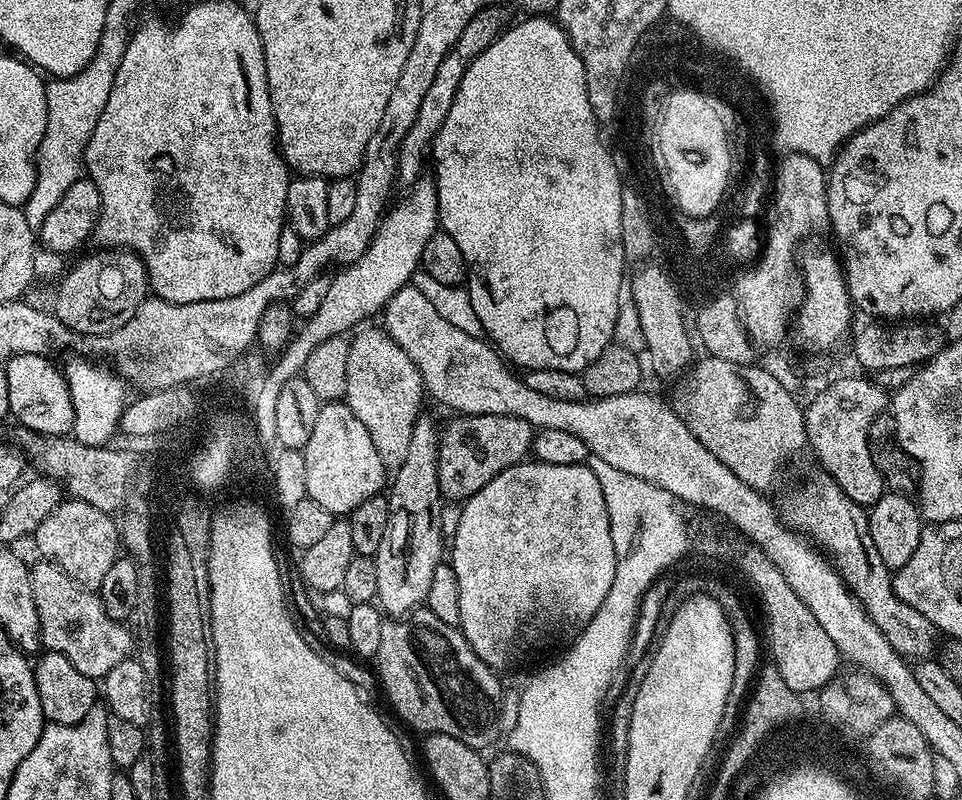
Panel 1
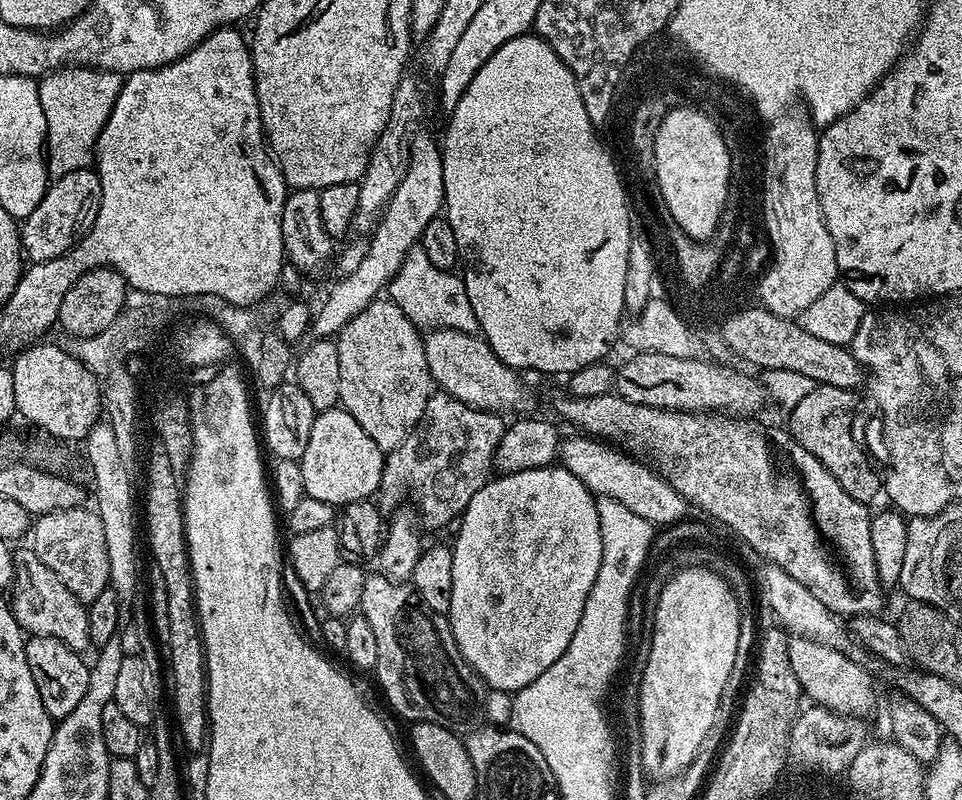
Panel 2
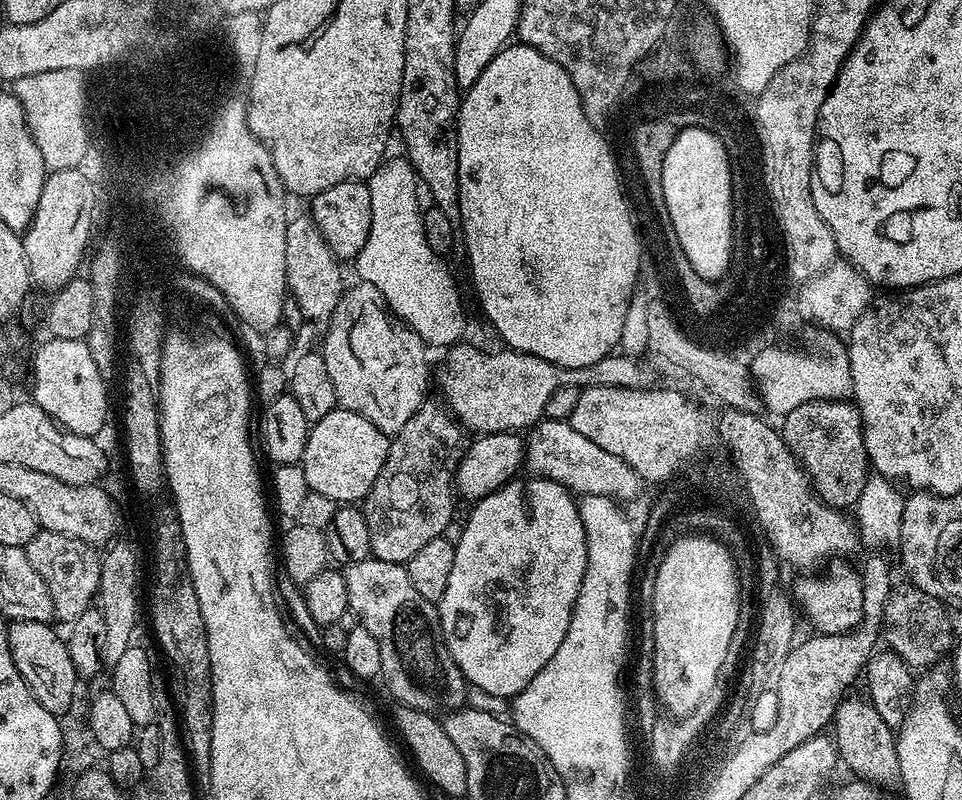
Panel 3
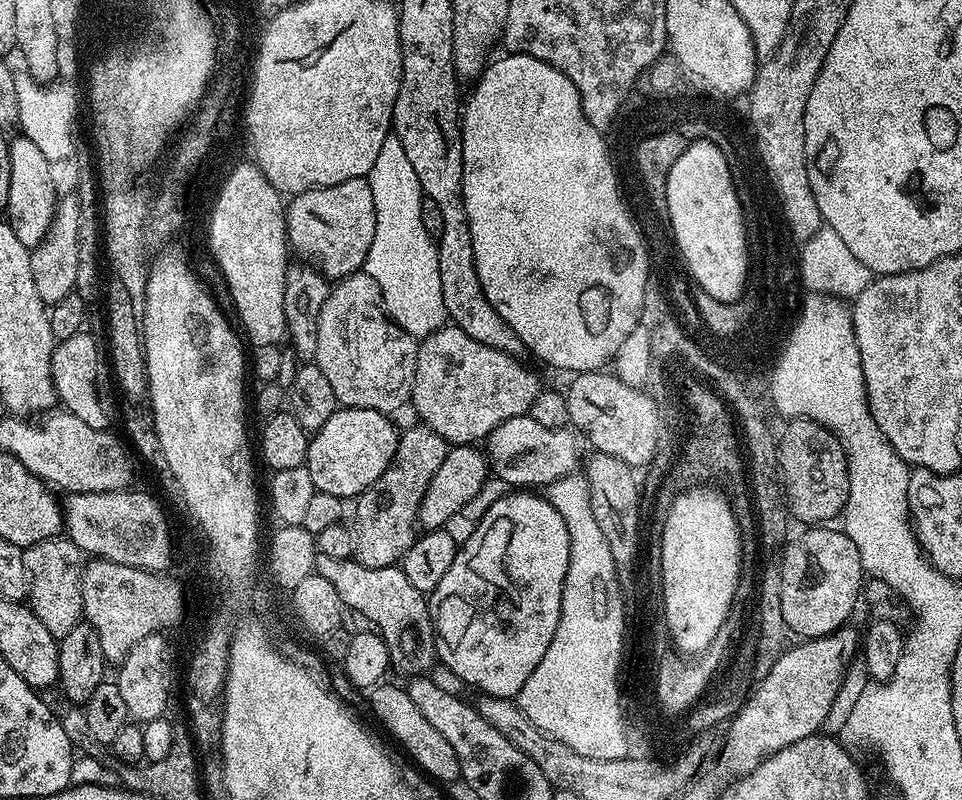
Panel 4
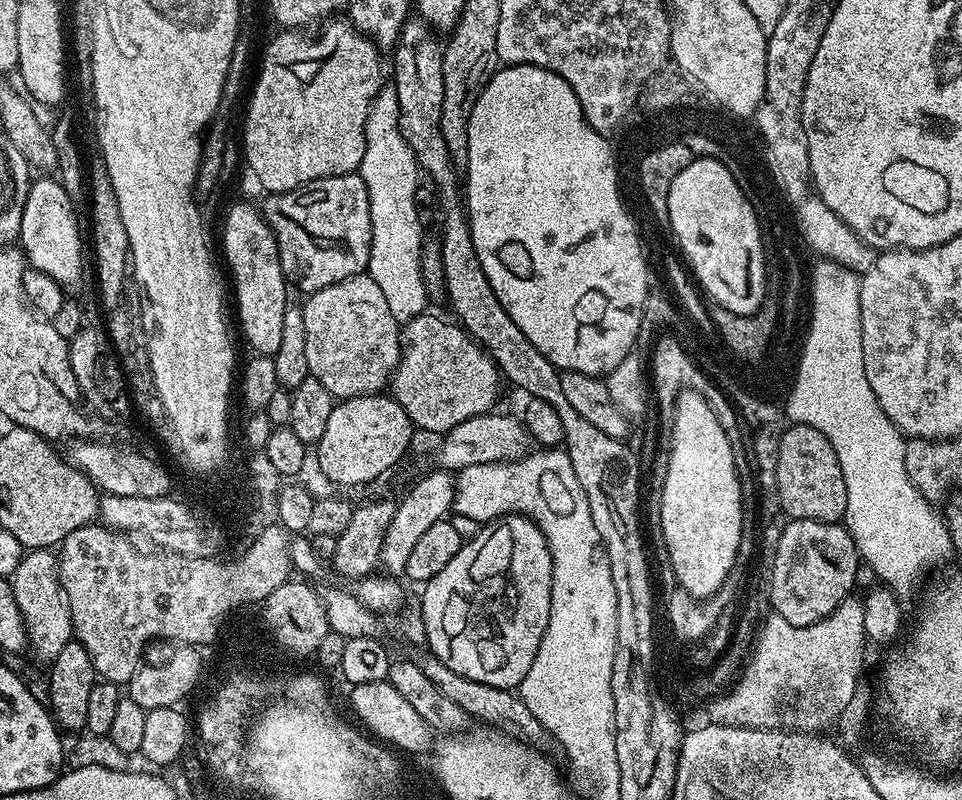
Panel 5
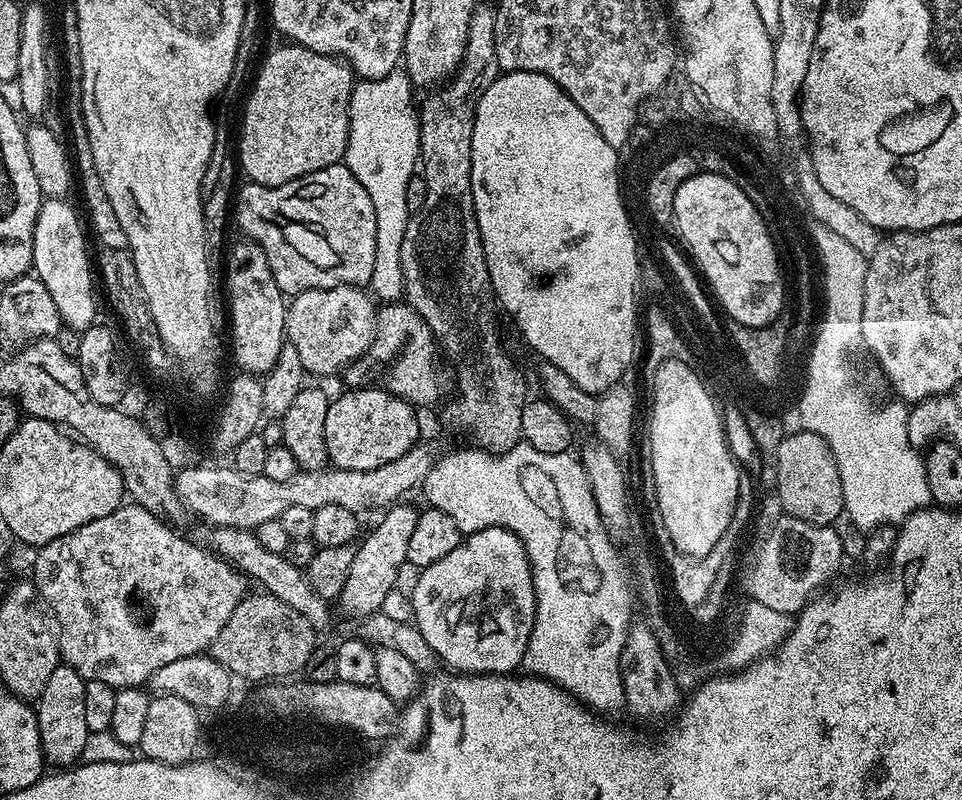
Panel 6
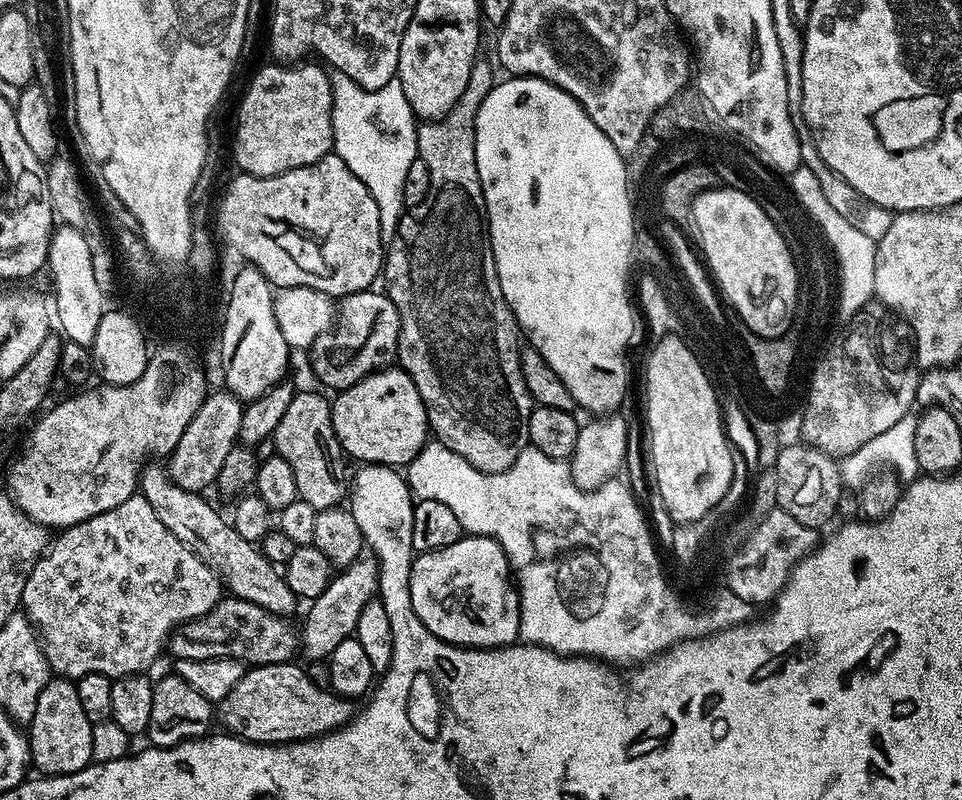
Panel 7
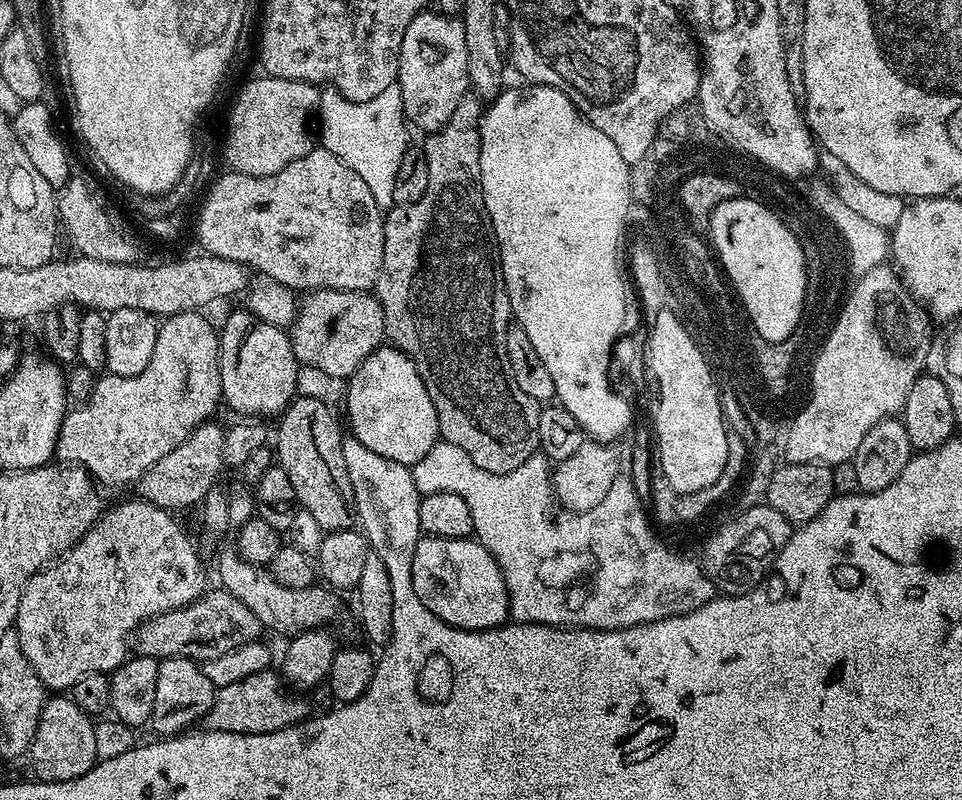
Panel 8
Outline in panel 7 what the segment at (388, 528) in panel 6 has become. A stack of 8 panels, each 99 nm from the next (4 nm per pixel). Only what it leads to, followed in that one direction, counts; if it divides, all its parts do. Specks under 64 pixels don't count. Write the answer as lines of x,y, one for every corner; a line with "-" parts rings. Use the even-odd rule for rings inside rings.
361,555
348,568
339,569
324,593
307,605
308,617
304,620
304,629
299,629
302,656
308,660
327,661
338,642
349,639
358,626
362,610
377,595
380,575
375,559
371,555

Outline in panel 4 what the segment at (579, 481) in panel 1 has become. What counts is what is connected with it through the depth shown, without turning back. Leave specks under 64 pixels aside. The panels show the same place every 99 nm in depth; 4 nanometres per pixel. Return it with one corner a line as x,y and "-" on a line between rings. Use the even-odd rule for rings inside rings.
512,490
499,496
487,512
479,517
476,529
468,536
468,541
461,543
456,549
454,562
450,562
450,570
446,570
442,582
427,597
428,613
432,615
432,628
436,632
436,655
438,660
449,667
464,680
465,685
477,688
477,693
485,696
519,697
522,686
526,686
526,678
534,674
534,666
542,662
542,654
554,642
554,630
558,630
558,618
562,614
562,590
566,582
566,570
570,566
570,540
562,514
554,510
554,506
543,495
535,496
532,490

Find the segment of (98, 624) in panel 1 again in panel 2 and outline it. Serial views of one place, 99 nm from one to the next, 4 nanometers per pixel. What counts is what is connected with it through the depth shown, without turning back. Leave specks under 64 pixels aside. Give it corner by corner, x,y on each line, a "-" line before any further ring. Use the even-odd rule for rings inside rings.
31,547
16,548
12,554
14,562
14,578
10,585
10,603
12,613
18,622
18,626
29,637
49,636
50,638
60,639
72,651
81,654
87,653
87,648
93,647
90,638
90,622
88,621
88,609
77,596
70,594
70,590
66,590
66,586
62,586
62,578
58,578
58,574
54,574
54,570
50,570
50,566
46,566
46,562
42,562
42,558
38,558
38,554
32,552

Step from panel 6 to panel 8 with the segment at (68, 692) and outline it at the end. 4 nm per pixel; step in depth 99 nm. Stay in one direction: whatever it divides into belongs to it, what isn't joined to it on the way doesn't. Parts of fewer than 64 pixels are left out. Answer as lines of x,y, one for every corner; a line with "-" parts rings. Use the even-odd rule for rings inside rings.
52,694
45,699
44,709
38,718
38,730
28,749
27,759
32,759
32,772
37,781
45,784
70,782
82,778
98,763
95,752
96,725
93,717
84,712
72,701
71,695

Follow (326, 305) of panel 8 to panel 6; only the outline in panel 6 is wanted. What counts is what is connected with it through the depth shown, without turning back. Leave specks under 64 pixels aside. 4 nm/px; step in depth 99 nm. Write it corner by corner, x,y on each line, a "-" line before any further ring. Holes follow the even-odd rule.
388,302
377,311
376,337
373,338
372,344
360,359
343,369
342,377
344,376
345,382
348,383
345,385
349,389
365,386
385,388
387,392
402,398
407,404
423,410
431,404
439,405
440,395
444,392
443,386
440,385
440,368
436,365
436,356
438,360
437,342
432,336
430,326
426,326
423,318
407,302

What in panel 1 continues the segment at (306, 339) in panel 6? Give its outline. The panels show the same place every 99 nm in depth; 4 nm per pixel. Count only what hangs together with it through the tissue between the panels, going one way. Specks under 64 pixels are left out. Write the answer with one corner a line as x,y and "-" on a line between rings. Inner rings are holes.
359,332
355,333
356,337
351,337
348,345
350,359
346,364
344,400
348,408
354,410
354,418
366,426
385,469
395,470
406,462
414,422
422,415
423,408
420,407
426,401
424,383
418,374
418,366
410,362
410,354
406,354
387,332

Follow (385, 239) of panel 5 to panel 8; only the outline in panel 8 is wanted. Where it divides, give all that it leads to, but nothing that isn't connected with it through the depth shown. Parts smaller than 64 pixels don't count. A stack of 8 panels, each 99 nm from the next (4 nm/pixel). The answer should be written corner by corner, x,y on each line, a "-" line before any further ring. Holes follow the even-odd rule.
399,83
386,86
378,98
370,102
347,100
338,89
331,86
320,88
320,106
318,109
318,140
334,158
346,162
362,182
366,182
374,202
381,210
393,207
394,178
398,178
398,166
410,147
408,141
410,125
404,118
402,94

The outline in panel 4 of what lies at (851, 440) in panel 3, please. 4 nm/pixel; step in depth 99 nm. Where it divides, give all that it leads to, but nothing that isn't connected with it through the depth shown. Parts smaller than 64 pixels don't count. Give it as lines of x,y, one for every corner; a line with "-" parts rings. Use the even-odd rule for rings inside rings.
789,419
784,425
784,433
775,451
787,511
793,517
796,515
804,526
835,521
832,519
835,516
837,519
844,511
850,490
846,454
838,438
831,430
823,428
819,420

